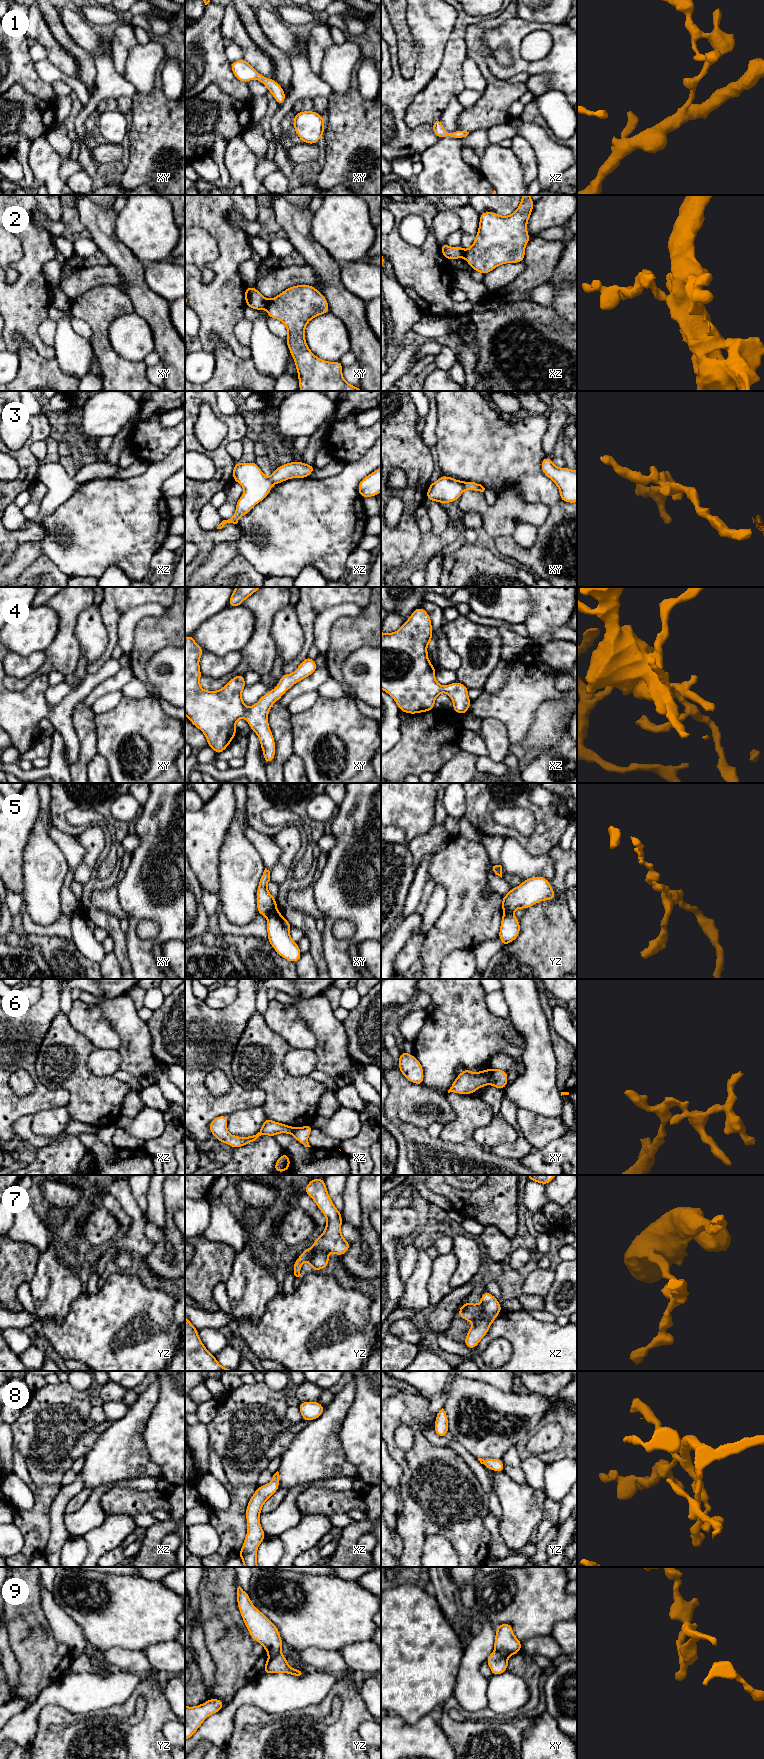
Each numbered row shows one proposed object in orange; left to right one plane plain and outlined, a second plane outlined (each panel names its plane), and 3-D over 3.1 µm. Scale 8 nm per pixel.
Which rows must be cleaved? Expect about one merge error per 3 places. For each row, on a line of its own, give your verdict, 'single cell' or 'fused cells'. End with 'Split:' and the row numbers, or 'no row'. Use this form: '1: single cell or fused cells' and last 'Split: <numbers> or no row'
1: single cell
2: fused cells
3: single cell
4: single cell
5: fused cells
6: fused cells
7: single cell
8: single cell
9: fused cells
Split: 2, 5, 6, 9

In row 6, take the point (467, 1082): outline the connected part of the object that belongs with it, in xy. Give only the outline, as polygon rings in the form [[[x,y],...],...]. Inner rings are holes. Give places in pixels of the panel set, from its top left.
[[[464,1068],[463,1072],[454,1080],[448,1093],[474,1094],[477,1089],[489,1084],[491,1071],[492,1069],[485,1069],[473,1073],[469,1069]]]

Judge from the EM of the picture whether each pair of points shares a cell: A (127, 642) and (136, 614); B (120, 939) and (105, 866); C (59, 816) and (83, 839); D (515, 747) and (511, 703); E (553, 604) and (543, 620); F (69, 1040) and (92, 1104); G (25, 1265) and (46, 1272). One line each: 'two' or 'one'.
A: one
B: two
C: two
D: one
E: one
F: one
G: two

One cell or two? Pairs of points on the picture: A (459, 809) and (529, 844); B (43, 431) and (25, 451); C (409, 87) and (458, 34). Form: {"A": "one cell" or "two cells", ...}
{"A": "two cells", "B": "one cell", "C": "two cells"}

